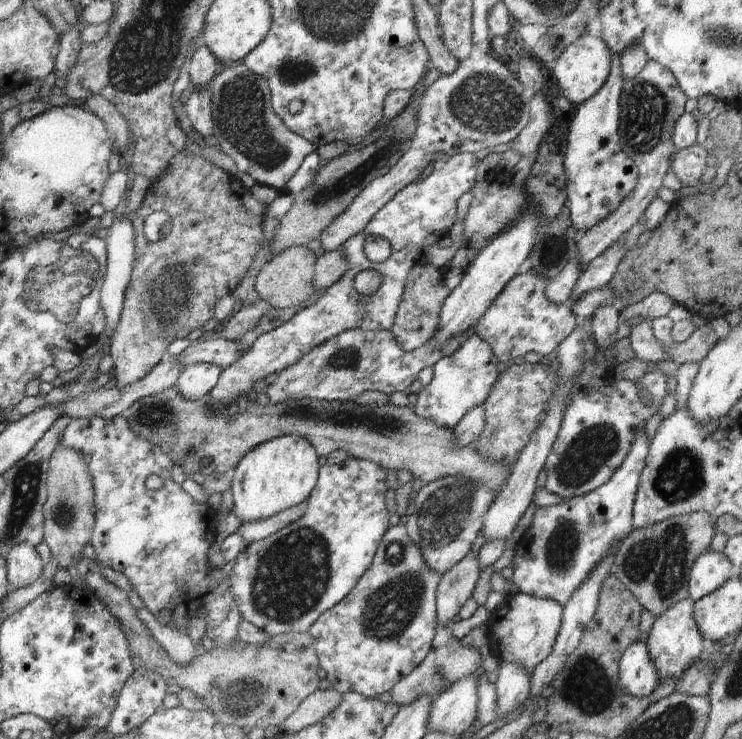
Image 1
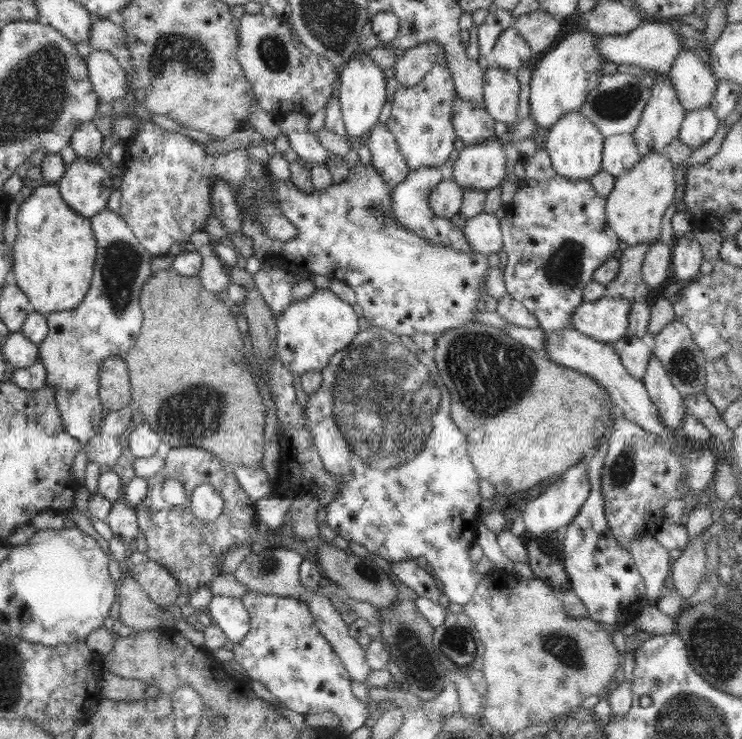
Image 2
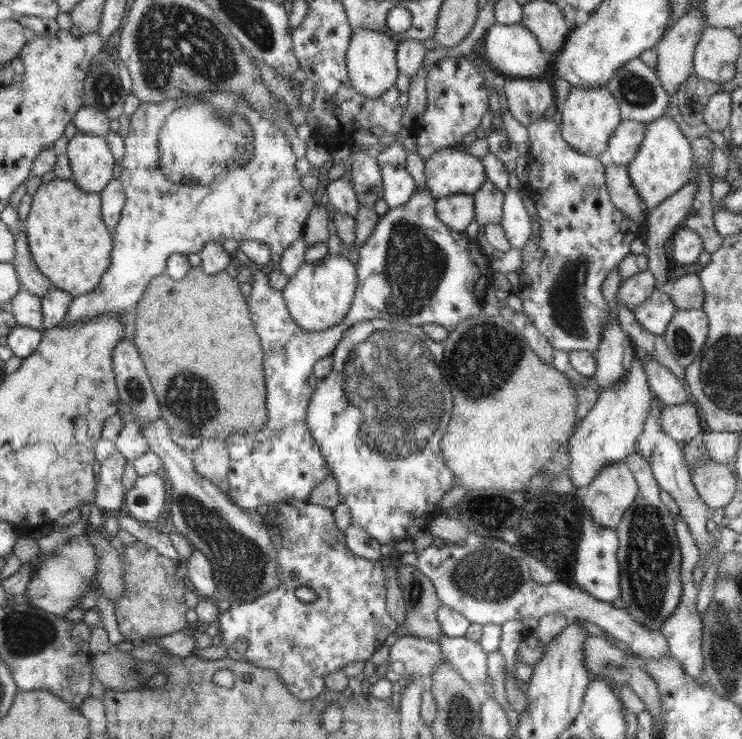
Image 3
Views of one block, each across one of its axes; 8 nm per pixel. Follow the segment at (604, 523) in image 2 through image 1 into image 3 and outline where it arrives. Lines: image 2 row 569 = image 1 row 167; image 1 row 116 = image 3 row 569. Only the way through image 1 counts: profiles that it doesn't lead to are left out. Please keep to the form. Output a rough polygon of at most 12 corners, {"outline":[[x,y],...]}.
{"outline":[[584,515],[574,581],[602,602],[620,594],[619,538]]}

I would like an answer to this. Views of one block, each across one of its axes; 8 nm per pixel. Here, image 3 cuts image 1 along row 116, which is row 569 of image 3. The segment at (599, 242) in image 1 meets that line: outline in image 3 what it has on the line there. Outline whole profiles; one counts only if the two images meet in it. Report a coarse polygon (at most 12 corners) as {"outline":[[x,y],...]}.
{"outline":[[642,453],[615,531],[620,598],[661,630],[682,596],[675,521]]}

